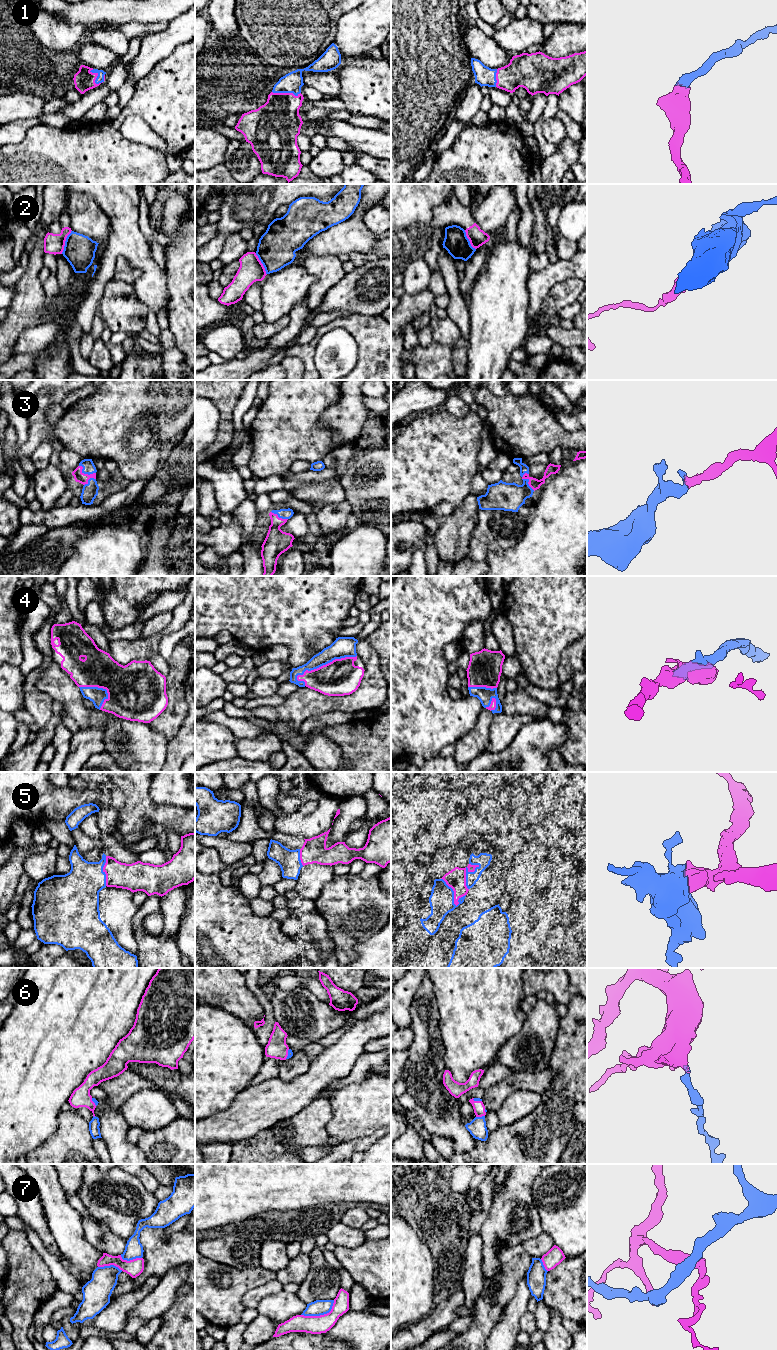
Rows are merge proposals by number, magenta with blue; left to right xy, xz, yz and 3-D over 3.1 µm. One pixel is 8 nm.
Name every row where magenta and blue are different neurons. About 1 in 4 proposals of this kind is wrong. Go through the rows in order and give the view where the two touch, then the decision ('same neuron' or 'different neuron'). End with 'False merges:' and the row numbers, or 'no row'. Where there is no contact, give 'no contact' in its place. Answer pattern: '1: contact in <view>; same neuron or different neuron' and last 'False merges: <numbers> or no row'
1: contact in xy; same neuron
2: contact in xy; different neuron
3: contact in yz; same neuron
4: contact in xz; same neuron
5: contact in yz; same neuron
6: contact in yz; same neuron
7: contact in xz; different neuron
False merges: 2, 7

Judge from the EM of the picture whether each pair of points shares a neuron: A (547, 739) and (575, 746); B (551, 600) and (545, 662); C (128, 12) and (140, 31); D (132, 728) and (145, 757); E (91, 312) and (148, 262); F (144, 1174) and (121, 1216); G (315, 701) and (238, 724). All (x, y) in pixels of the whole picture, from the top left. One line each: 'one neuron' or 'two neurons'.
A: two neurons
B: one neuron
C: two neurons
D: one neuron
E: one neuron
F: two neurons
G: two neurons

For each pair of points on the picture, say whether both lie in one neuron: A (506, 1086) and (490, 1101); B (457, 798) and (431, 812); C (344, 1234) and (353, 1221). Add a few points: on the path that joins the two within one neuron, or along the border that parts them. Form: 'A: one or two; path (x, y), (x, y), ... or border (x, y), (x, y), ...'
A: one; path (502, 1089), (494, 1097)
B: one; path (451, 802), (437, 806)
C: two; border (340, 1221), (359, 1229)

